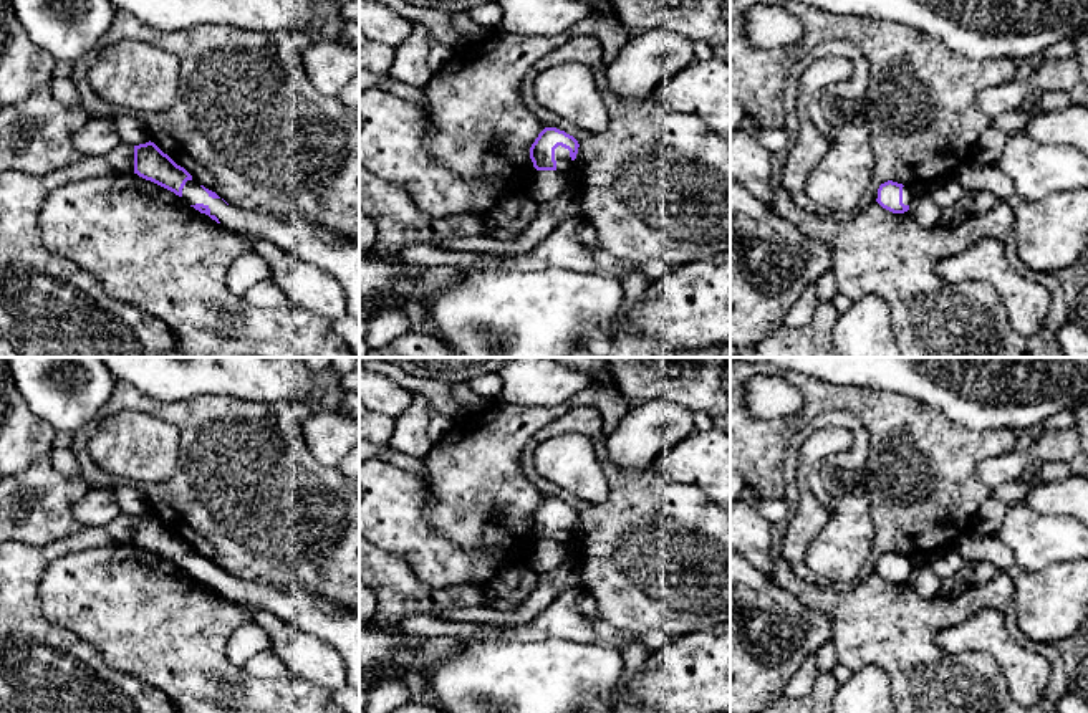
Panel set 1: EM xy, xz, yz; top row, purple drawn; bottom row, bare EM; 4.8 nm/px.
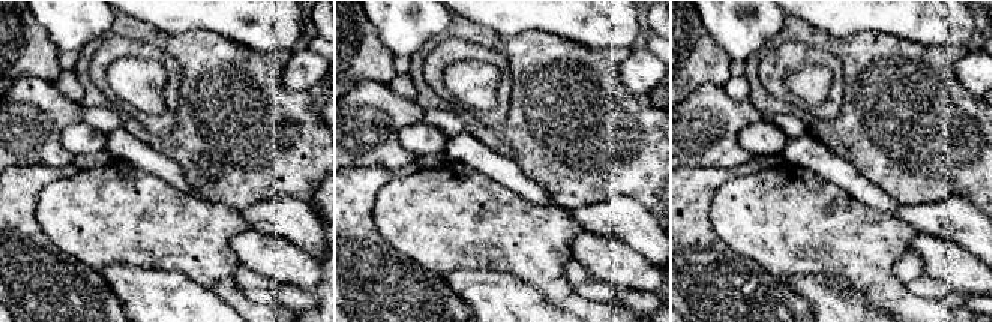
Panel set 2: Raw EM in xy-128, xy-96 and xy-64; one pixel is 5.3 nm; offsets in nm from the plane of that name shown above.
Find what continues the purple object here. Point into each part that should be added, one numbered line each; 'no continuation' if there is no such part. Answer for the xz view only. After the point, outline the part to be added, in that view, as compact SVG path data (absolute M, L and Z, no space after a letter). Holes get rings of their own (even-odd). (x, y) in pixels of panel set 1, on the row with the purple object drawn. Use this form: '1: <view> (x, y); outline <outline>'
1: xz (562, 156); outline M561 146L555 149L555 160L556 160L556 170L568 172L571 169L573 160L570 157L570 151Z

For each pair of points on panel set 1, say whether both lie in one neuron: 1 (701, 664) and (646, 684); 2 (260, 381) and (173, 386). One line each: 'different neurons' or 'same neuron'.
1: same neuron
2: same neuron

